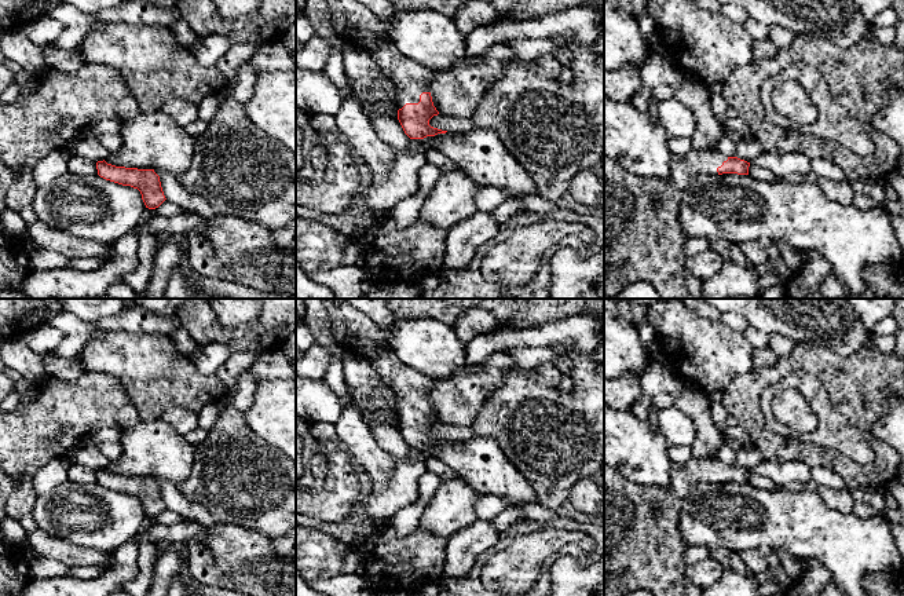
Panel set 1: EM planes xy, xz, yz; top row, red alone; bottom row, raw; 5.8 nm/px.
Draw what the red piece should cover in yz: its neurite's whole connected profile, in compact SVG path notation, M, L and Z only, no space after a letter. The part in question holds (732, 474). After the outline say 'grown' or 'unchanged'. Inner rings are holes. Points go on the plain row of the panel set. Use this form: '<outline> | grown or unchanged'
M692 457L682 464L671 462L670 465L670 489L673 496L684 497L689 487L699 482L722 483L738 482L749 483L750 471L738 465L728 465L715 457L696 458Z | grown

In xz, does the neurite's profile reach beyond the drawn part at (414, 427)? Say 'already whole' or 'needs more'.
needs more

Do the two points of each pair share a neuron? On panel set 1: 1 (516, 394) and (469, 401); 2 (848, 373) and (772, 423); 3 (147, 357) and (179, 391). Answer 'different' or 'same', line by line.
1: different
2: different
3: same

